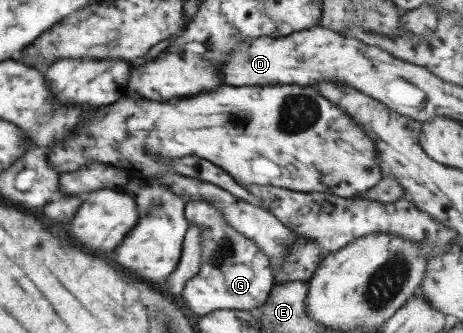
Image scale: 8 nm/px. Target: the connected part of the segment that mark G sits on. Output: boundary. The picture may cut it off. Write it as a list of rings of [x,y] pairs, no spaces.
[[[205,201],[184,203],[184,217],[188,224],[201,228],[202,235],[199,271],[183,286],[181,297],[185,305],[197,313],[205,315],[213,310],[250,310],[255,312],[265,301],[274,285],[273,271],[268,259],[256,243],[242,236],[223,221],[223,214],[217,207]]]

